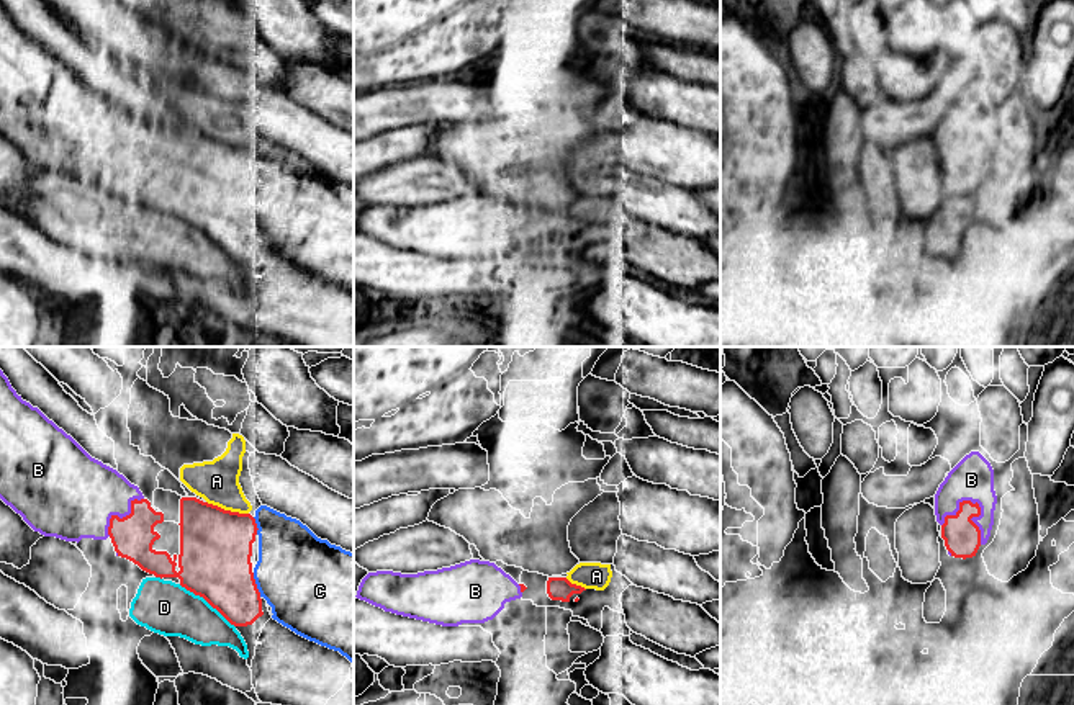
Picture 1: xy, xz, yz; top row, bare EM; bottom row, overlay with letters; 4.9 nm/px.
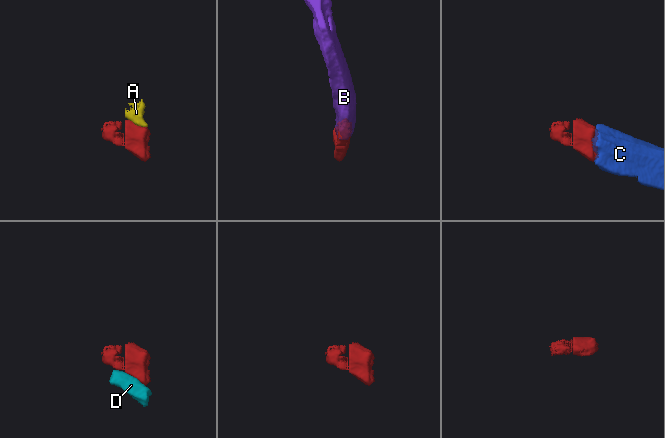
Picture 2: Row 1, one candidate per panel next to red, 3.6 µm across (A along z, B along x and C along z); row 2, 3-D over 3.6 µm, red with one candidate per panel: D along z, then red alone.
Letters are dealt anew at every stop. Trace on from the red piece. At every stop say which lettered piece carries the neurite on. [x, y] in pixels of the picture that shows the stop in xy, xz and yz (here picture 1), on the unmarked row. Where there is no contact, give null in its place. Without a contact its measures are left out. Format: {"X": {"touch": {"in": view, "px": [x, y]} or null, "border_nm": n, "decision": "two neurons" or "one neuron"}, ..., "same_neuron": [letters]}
{"A": {"touch": {"in": "xy", "px": [228, 144]}, "border_nm": 220, "decision": "two neurons"}, "B": {"touch": {"in": "yz", "px": [974, 149]}, "border_nm": 240, "decision": "one neuron"}, "C": {"touch": {"in": "xy", "px": [256, 218]}, "border_nm": 130, "decision": "one neuron"}, "D": {"touch": {"in": "xy", "px": [207, 234]}, "border_nm": 360, "decision": "two neurons"}, "same_neuron": ["B", "C"]}

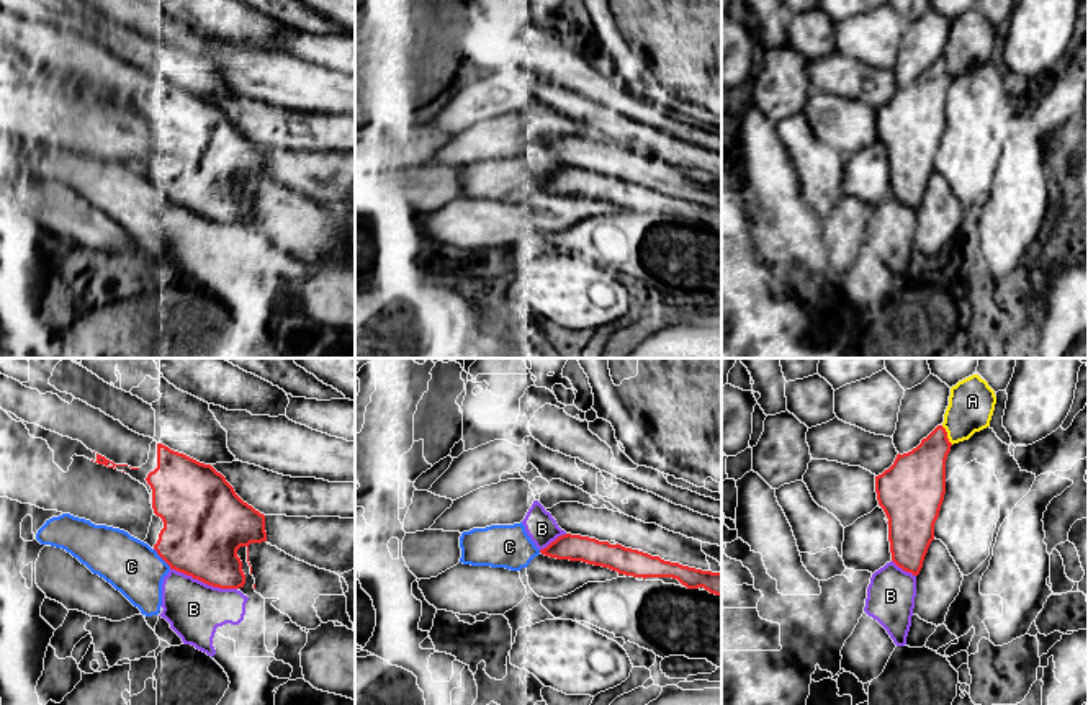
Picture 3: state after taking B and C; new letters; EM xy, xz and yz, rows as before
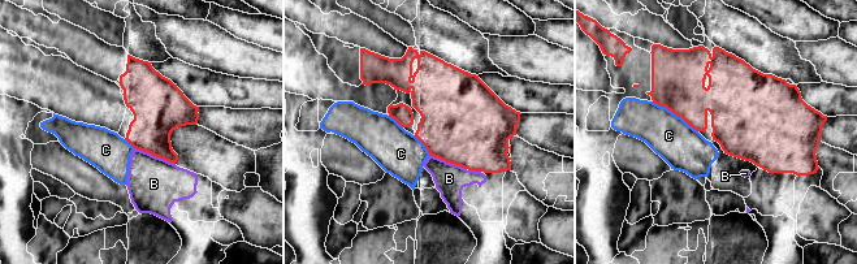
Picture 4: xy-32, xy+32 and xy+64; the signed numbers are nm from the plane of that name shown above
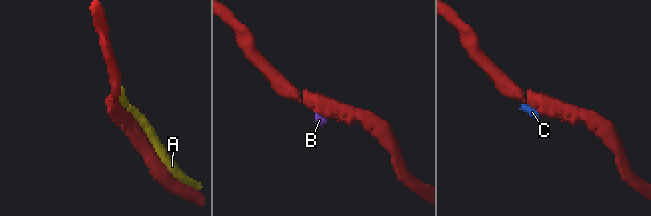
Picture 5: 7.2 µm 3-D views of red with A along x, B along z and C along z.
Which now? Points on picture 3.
{"A": {"touch": {"in": "yz", "px": [946, 69]}, "border_nm": 110, "decision": "two neurons"}, "B": {"touch": {"in": "xy", "px": [203, 215]}, "border_nm": 340, "decision": "two neurons"}, "C": {"touch": {"in": "xy", "px": [161, 190]}, "border_nm": 130, "decision": "two neurons"}, "same_neuron": []}

